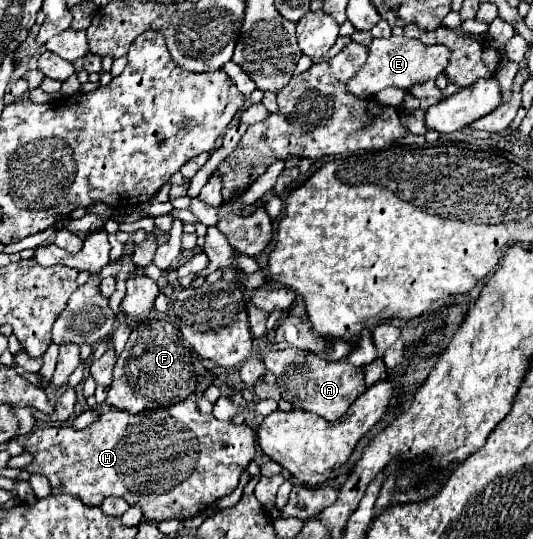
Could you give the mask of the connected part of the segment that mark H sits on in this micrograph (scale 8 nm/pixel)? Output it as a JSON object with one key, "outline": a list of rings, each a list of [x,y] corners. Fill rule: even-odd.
{"outline":[[[187,397],[177,405],[137,415],[111,409],[81,431],[69,425],[41,427],[27,437],[25,451],[33,455],[25,471],[47,477],[53,493],[77,495],[87,505],[101,505],[105,497],[115,495],[123,497],[129,505],[141,507],[147,521],[185,521],[237,487],[241,473],[255,459],[255,431],[247,423],[237,425],[233,421],[219,421],[211,413],[201,413],[195,397]]]}

